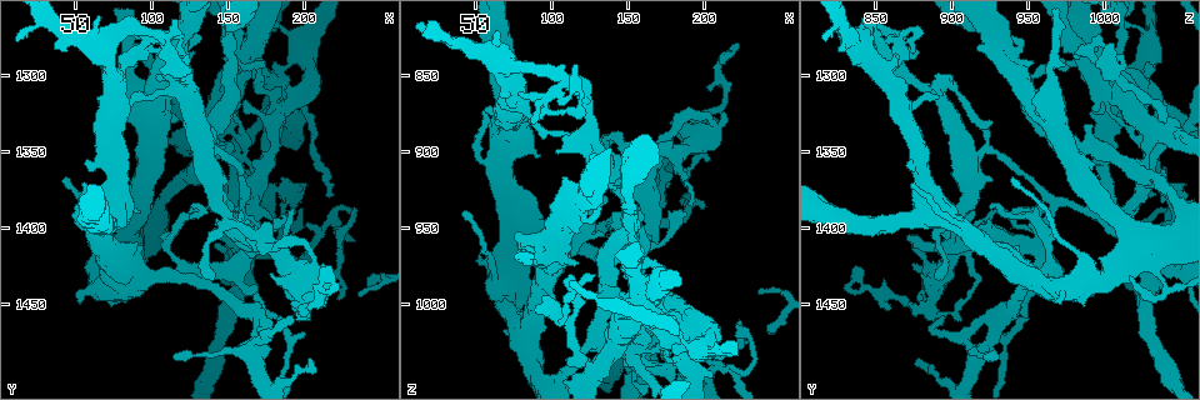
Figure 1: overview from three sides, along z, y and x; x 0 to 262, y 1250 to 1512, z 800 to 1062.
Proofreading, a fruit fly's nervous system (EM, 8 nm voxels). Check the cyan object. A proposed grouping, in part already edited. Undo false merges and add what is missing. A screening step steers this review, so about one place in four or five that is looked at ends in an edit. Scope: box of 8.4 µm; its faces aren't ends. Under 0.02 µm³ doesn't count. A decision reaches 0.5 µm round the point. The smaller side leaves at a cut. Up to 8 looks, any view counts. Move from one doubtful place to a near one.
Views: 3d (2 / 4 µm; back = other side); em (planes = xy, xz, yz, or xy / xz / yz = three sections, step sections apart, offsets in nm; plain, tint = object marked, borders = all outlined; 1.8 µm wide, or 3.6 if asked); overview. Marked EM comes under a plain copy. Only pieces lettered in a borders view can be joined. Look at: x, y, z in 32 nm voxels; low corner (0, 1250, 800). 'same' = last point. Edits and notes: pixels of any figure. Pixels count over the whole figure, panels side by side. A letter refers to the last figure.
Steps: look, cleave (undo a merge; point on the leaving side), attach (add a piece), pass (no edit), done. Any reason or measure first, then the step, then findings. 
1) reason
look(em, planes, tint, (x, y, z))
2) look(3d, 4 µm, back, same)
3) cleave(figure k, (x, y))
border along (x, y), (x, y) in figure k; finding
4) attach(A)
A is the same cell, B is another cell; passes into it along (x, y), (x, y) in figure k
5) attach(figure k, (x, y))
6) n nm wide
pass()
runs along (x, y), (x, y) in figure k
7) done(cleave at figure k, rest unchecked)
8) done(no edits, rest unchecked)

thin arm on a thick one
look(em, yz, step 16, tint, (210, 1452, 872))

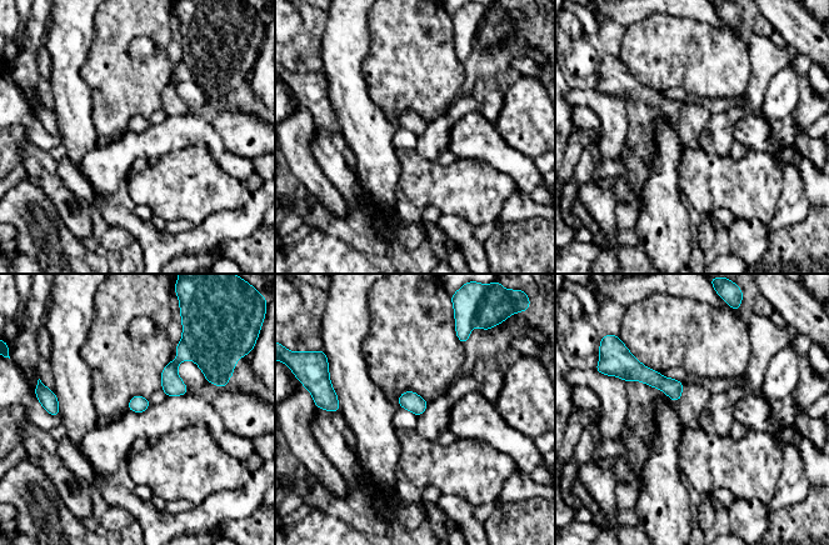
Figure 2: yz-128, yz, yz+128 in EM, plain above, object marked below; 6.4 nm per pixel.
see the neighbours
look(em, yz, step 16, borders, same)

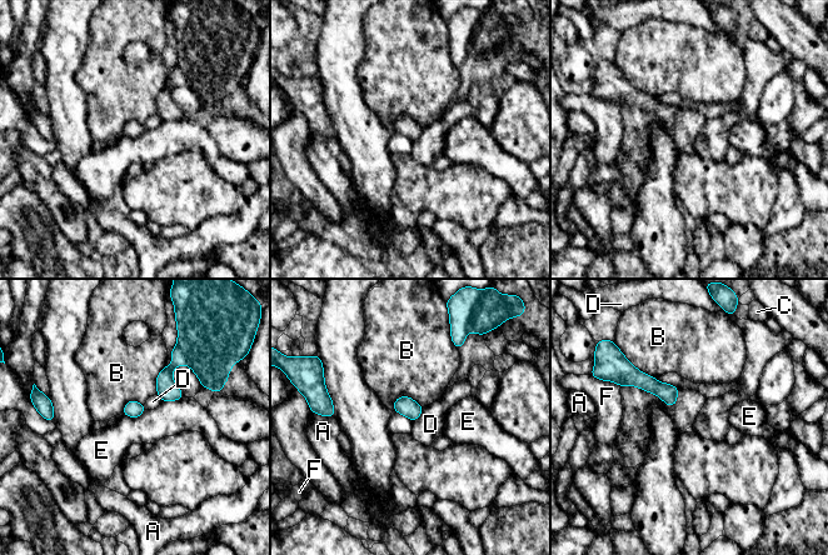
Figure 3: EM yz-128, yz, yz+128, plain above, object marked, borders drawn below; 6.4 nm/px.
pass()
A, B, C, D, E and F are other cells; border along (423, 408), (419, 416), (413, 421) in figure 3; all the same cell

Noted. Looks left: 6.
thin arm on a thick one
look(em, yz, step 16, tint, (164, 1412, 954))

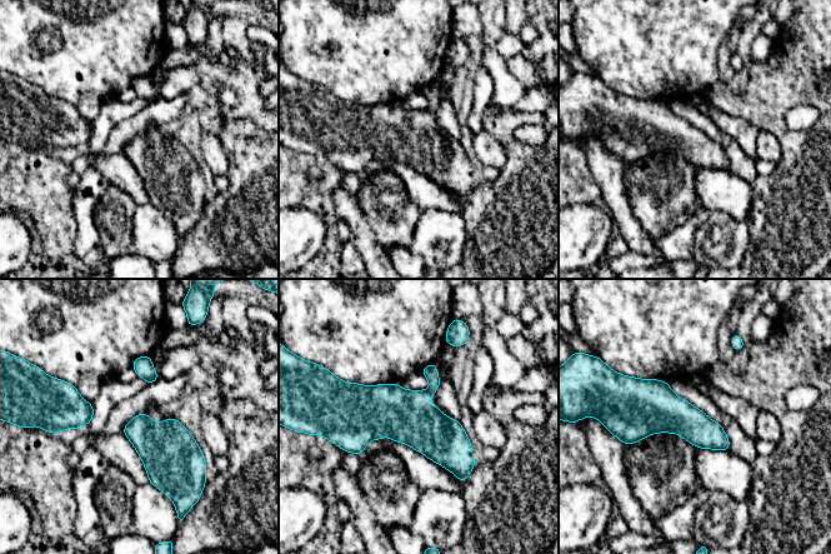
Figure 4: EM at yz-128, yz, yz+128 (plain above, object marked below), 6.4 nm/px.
what lies round it
look(em, yz, step 16, borders, same)

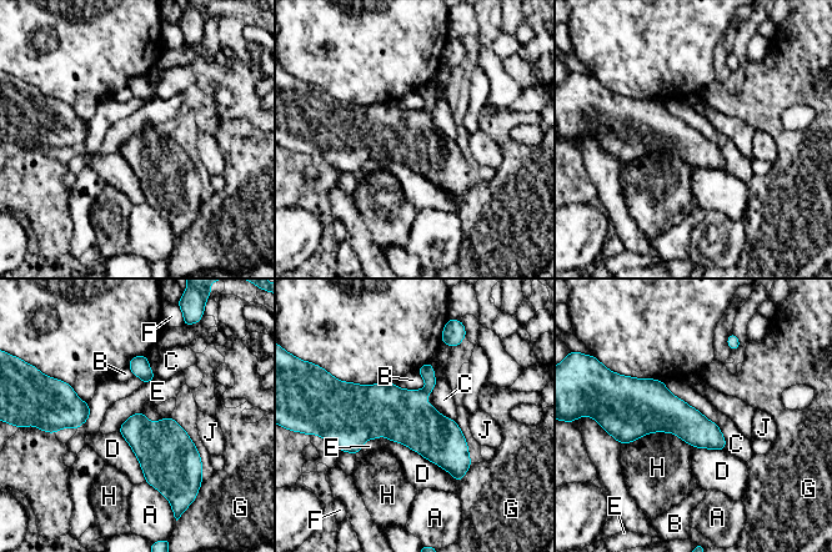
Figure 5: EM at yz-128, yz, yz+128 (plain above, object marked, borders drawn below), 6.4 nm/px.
pass()
A, B, C, D, E, F, G, H and J are other cells; continuous, no second cell

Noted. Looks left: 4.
abrupt turn
look(em, planes, borders, (112, 1310, 890))

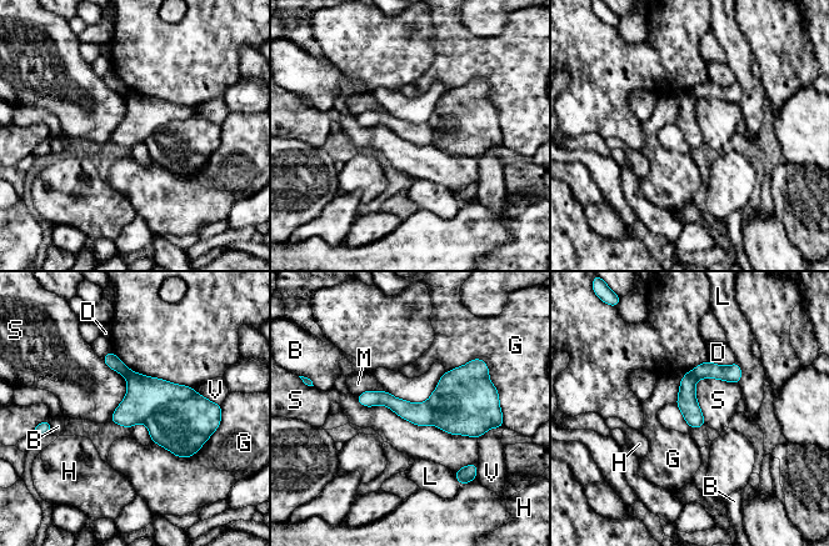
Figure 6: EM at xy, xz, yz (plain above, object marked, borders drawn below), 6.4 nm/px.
pass()
B, D, G, H, L, M, S and V are other cells; runs along (735, 366), (689, 382), (694, 425) in figure 6; all the same cell

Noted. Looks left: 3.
done(no edits, rest unchecked)

